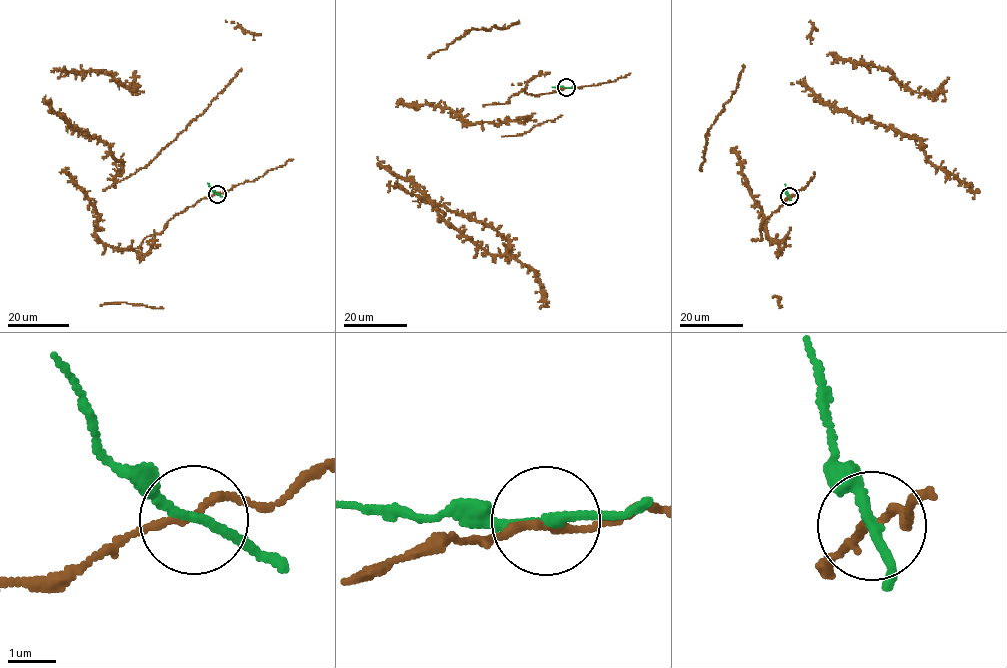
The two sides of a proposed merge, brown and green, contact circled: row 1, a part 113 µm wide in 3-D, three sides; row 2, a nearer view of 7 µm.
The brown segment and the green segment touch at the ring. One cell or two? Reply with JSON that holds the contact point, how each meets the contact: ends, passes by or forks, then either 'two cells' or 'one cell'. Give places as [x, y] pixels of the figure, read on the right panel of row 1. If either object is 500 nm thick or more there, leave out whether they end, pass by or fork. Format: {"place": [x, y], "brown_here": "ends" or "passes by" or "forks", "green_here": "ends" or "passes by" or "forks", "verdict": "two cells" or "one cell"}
{"place": [789, 196], "brown_here": "passes by", "green_here": "passes by", "verdict": "two cells"}

